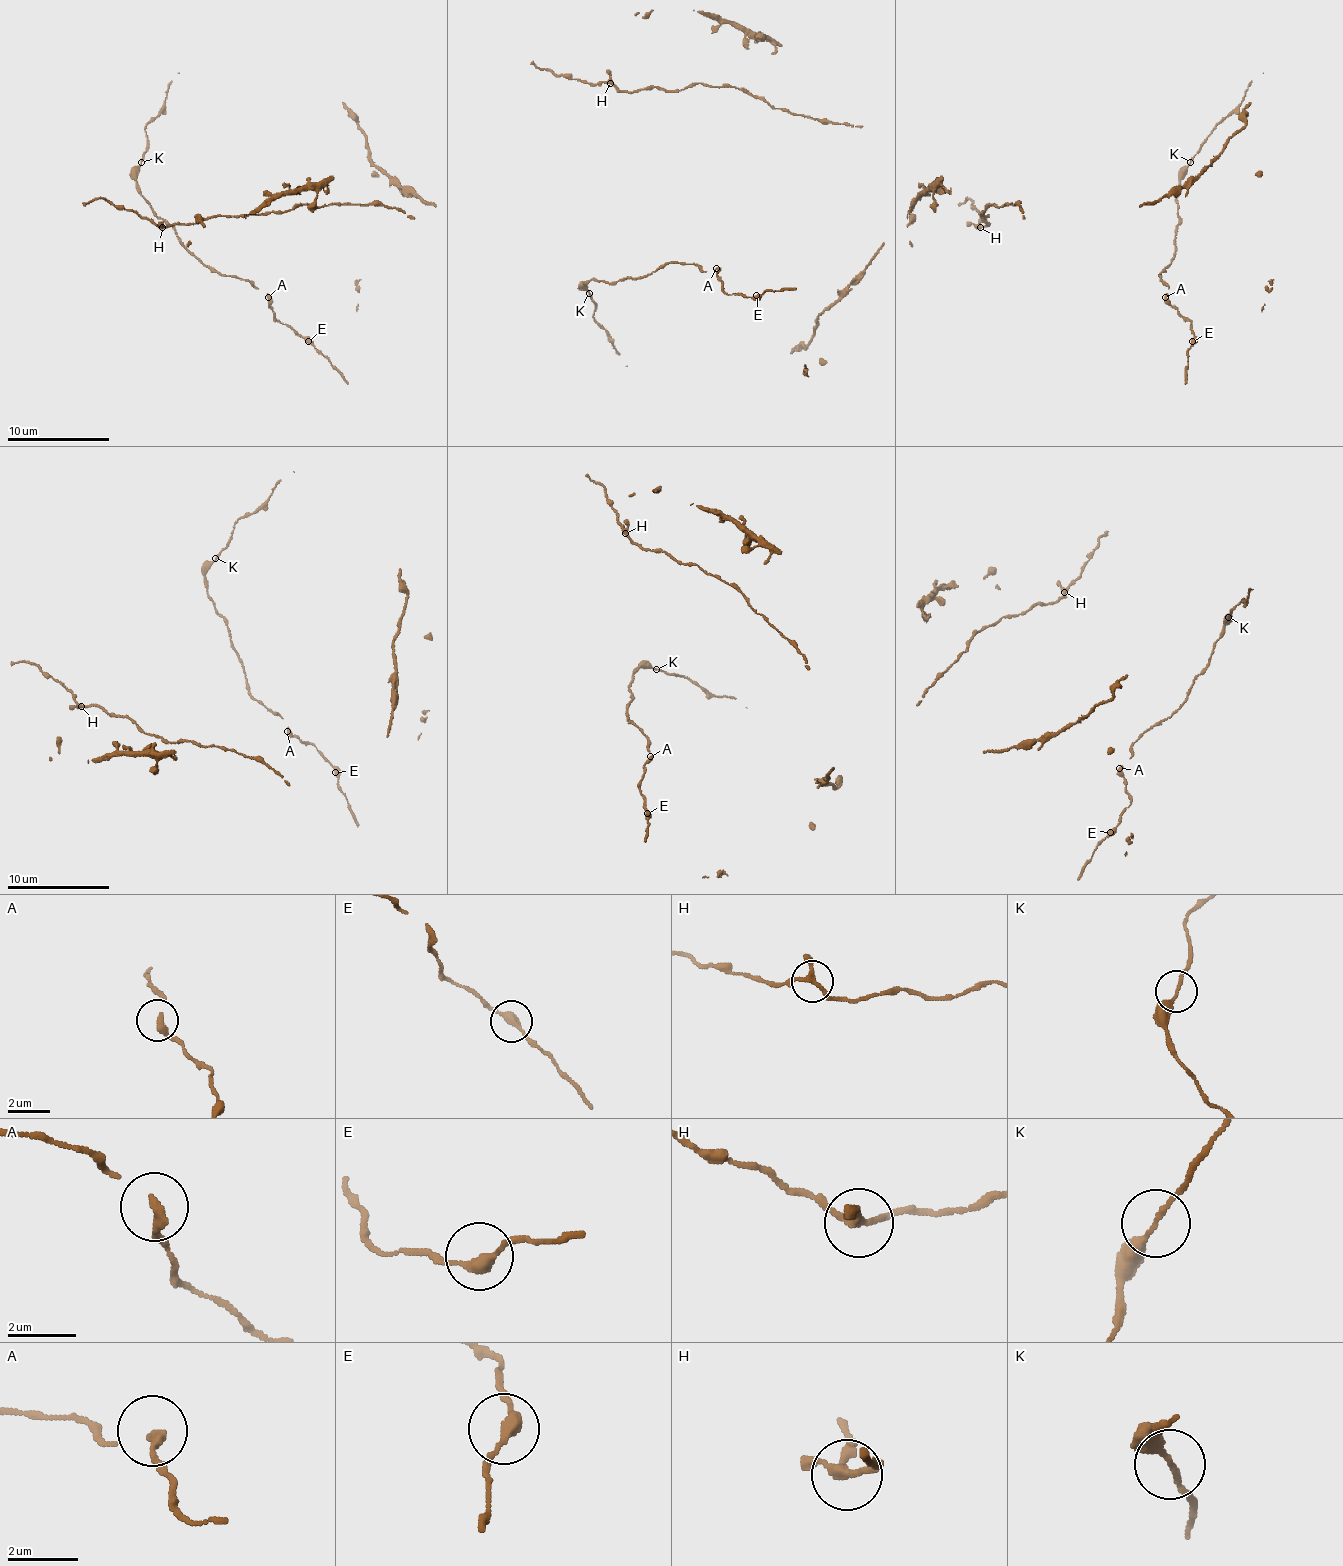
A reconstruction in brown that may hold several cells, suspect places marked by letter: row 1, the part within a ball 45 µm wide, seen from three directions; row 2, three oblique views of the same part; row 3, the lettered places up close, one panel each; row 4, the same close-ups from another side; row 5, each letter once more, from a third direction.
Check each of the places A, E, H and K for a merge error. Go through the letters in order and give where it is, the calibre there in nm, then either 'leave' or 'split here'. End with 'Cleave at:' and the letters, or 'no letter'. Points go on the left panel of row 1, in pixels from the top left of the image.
A: place (268, 297); calibre 240 nm; leave
E: place (308, 341); calibre 280 nm; leave
H: place (162, 227); calibre 200 nm; leave
K: place (141, 162); calibre 160 nm; leave
Cleave at: no letter

